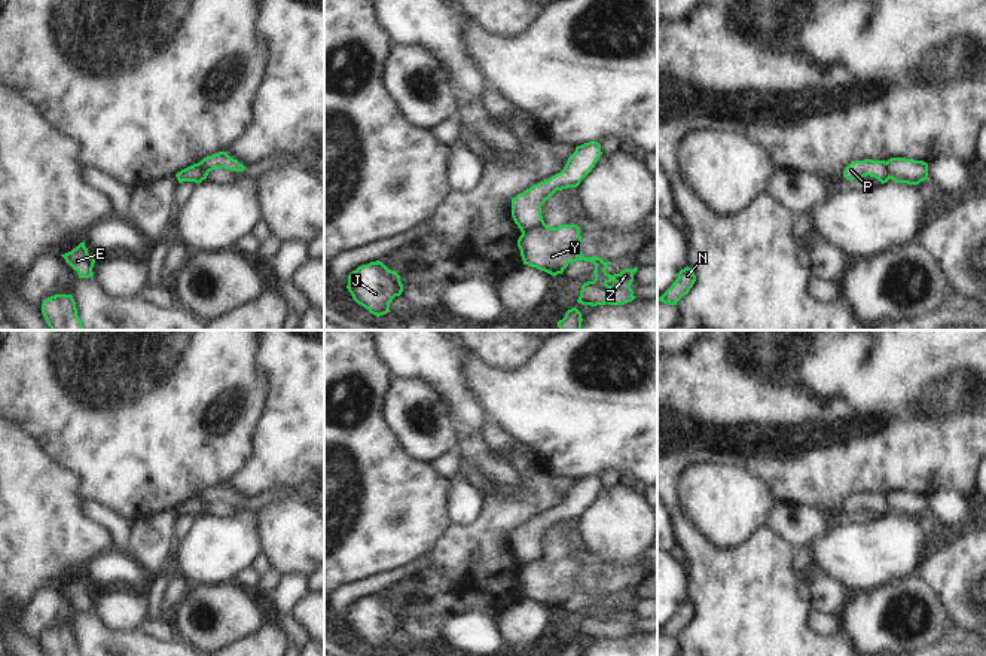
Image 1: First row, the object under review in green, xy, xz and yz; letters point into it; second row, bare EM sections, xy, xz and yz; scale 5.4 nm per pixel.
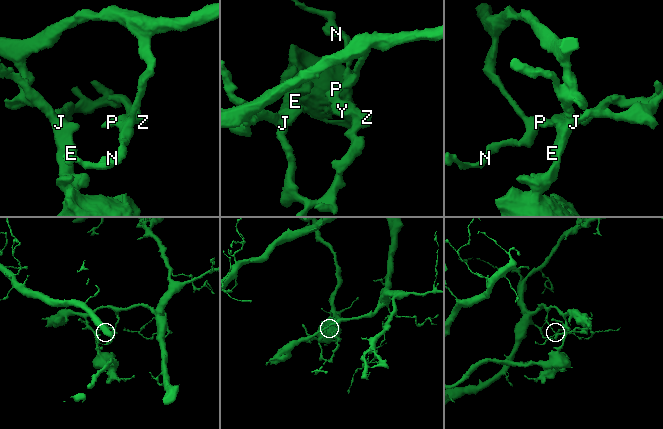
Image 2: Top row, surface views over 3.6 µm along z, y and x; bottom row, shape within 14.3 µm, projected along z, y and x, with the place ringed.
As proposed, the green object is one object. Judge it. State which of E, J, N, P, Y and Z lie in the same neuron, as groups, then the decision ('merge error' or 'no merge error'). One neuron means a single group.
groups E J Y Z / N P; merge error

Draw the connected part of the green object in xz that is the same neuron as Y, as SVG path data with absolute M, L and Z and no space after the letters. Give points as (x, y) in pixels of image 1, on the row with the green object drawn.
M546 223L523 232L518 239L518 247L523 265L537 268L550 275L562 274L570 262L584 260L595 265L595 280L581 286L577 299L581 305L625 305L635 299L631 284L638 268L623 269L610 275L605 269L611 262L601 257L584 257L579 248L581 242L577 225L562 225L549 228Z

